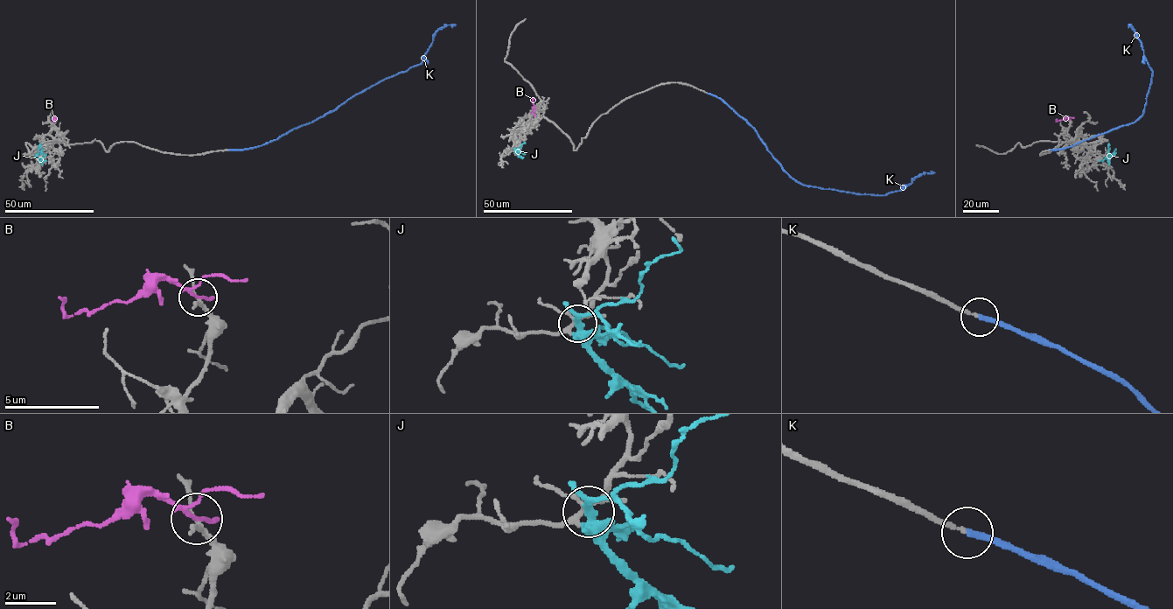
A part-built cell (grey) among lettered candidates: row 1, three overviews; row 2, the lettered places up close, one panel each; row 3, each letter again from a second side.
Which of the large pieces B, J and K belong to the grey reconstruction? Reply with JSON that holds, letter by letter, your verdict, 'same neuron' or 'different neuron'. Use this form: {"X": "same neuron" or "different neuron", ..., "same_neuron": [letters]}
{"B": "different neuron", "J": "different neuron", "K": "same neuron", "same_neuron": ["K"]}

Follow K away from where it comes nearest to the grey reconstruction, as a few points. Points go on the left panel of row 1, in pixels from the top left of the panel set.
K: (229, 150), (267, 143), (336, 109), (380, 81), (419, 65), (434, 34), (447, 25), (452, 27)

